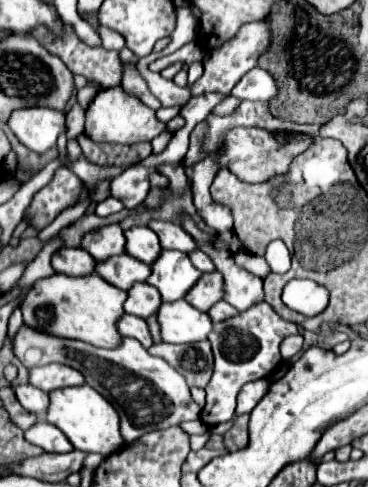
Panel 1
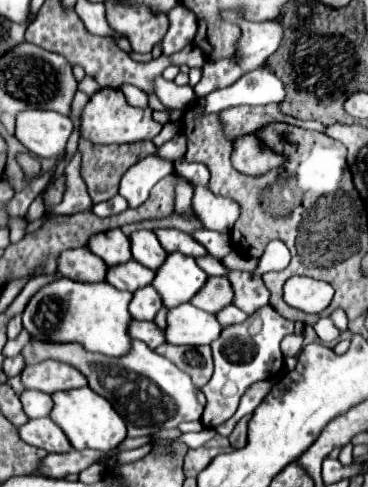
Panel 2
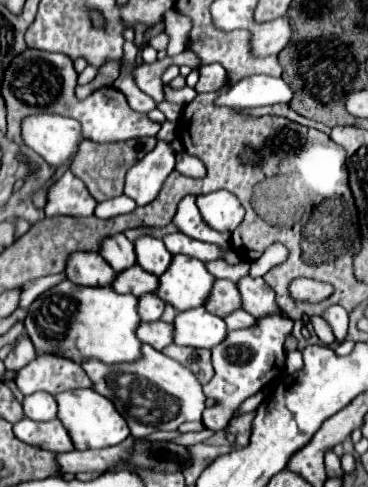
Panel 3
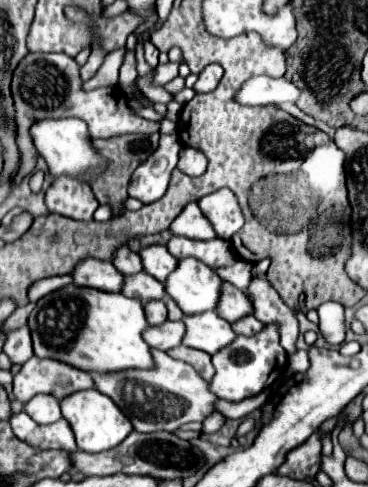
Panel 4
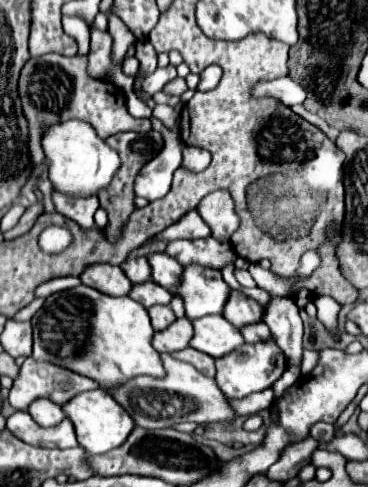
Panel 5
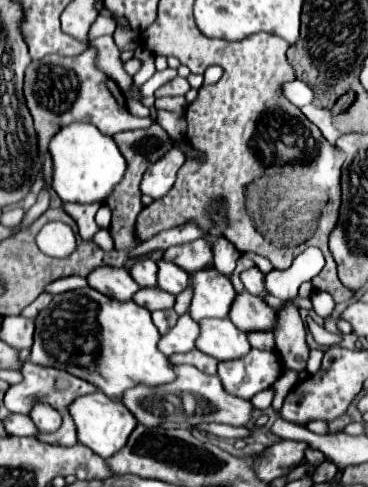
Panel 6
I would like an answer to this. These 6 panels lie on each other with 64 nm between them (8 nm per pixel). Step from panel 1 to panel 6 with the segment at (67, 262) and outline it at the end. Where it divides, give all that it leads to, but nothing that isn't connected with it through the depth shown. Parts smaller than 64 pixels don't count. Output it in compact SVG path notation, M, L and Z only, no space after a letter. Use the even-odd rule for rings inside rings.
M102 266L90 272L86 278L92 288L102 292L104 296L110 296L120 302L132 300L132 296L140 290L140 286L132 280L126 268L112 268L112 266Z

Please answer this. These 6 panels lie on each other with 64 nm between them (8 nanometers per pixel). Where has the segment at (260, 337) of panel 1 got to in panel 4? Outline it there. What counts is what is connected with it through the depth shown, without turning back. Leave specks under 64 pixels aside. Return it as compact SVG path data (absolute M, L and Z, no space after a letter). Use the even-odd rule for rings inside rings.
M264 326L264 330L252 338L246 336L238 336L230 346L222 348L220 352L216 352L212 356L212 364L216 368L216 374L212 378L212 392L220 398L226 400L244 400L248 396L260 394L262 390L270 388L284 372L288 362L288 356L284 352L284 348L280 346L278 340L278 332L276 326ZM218 412L212 414L212 416L206 418L204 422L202 422L202 432L204 434L210 434L210 432L216 432L216 430L220 430L225 422L224 415L218 415Z

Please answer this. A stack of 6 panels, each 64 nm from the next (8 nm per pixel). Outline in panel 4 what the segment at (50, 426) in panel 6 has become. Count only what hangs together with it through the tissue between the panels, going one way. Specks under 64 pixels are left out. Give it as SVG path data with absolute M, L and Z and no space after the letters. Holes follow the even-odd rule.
M38 394L34 396L26 406L24 406L26 414L38 422L38 424L54 424L56 420L62 418L62 412L60 412L60 402L52 396L46 396L46 394Z

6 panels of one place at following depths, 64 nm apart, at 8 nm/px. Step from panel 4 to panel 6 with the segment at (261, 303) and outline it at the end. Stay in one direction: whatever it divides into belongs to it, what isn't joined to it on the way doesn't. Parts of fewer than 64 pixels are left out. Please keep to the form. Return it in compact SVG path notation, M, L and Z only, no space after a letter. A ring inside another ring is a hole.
M288 302L284 310L278 312L278 326L274 338L276 338L276 348L280 352L282 364L296 372L306 370L310 348L306 344L306 326L300 320L294 302Z

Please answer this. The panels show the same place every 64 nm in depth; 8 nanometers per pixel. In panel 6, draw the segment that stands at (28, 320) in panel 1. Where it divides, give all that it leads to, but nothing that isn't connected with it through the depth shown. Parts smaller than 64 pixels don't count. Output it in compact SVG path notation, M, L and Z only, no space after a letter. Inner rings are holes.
M88 286L56 294L50 306L36 316L30 360L88 380L106 396L122 400L128 388L140 384L154 388L170 384L176 378L170 360L158 350L158 340L160 332L152 324L148 310L140 308L132 300L112 300Z

